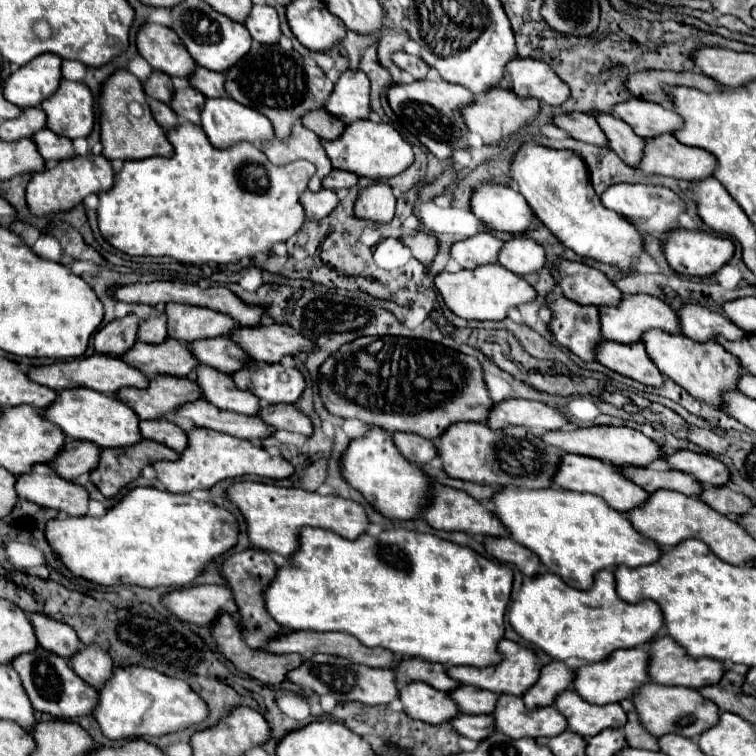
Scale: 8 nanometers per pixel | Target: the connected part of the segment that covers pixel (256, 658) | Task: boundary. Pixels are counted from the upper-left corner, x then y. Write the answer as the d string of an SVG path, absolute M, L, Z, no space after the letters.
M222 614L216 624L212 626L212 636L216 638L218 642L218 650L244 674L248 674L250 678L254 680L260 680L262 684L268 684L268 686L276 686L280 682L286 680L286 674L294 668L298 668L304 658L300 654L272 654L268 650L252 650L244 638L242 638L242 626L238 622L238 616L230 616L230 614Z

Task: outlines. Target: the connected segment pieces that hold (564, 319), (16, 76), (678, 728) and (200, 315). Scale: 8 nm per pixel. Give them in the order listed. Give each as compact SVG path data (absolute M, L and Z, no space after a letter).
M550 292L546 306L552 314L548 320L552 336L582 360L594 360L596 344L602 340L598 308L572 302L560 292Z
M40 54L30 60L8 76L4 82L4 98L18 108L40 106L60 86L60 64L62 60L56 54Z
M646 684L634 696L634 704L636 704L636 710L638 710L638 716L640 716L642 724L656 738L660 738L664 734L670 734L670 732L686 736L686 738L698 738L702 732L716 726L718 716L720 716L720 708L714 702L704 698L694 688L682 688L682 686Z
M168 304L166 316L170 338L182 340L186 344L204 338L226 336L234 326L234 320L228 314L188 304Z

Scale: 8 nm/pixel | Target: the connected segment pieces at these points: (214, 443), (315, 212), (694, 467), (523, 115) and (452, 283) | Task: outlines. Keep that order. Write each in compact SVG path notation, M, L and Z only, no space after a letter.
M194 428L188 432L188 448L182 452L182 458L178 462L154 462L154 466L158 472L158 480L166 486L168 492L174 494L188 494L192 490L212 488L216 482L246 474L274 480L284 480L294 474L294 466L282 456L270 456L262 446L256 446L250 440L234 438L230 434L208 428Z
M304 190L300 194L300 204L306 212L306 218L310 220L320 220L324 216L328 216L336 204L338 204L338 196L332 192L332 190L318 190L318 192L310 192L310 190Z
M682 450L670 456L664 456L670 468L694 476L704 486L726 486L730 482L730 470L718 458L710 454Z
M492 88L484 94L484 98L474 98L460 110L468 130L476 132L484 140L484 144L498 144L498 140L516 134L524 124L534 120L538 112L540 112L540 102L536 102L534 98L520 98L512 90L504 88Z
M482 264L474 270L460 270L456 274L440 272L434 278L434 284L446 306L464 320L502 320L506 318L508 308L532 302L536 298L536 290L524 278L504 270L500 264Z

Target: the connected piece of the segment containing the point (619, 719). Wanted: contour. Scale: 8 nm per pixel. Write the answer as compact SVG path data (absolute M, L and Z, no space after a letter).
M566 690L556 698L556 708L566 716L568 730L592 738L606 728L622 728L626 724L626 712L620 704L596 706L586 702L578 692Z

